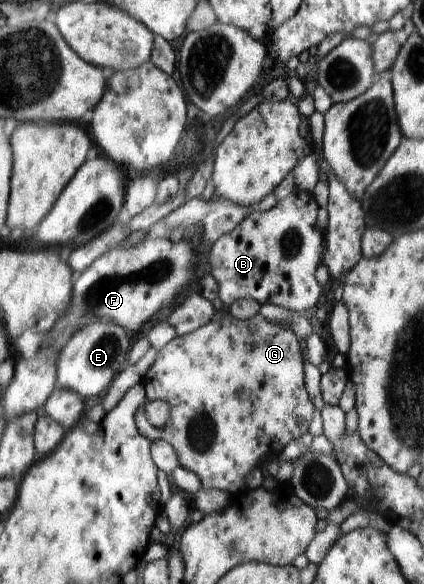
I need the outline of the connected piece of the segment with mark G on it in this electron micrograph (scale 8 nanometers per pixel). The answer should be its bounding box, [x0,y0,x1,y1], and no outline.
[138,313,314,493]

